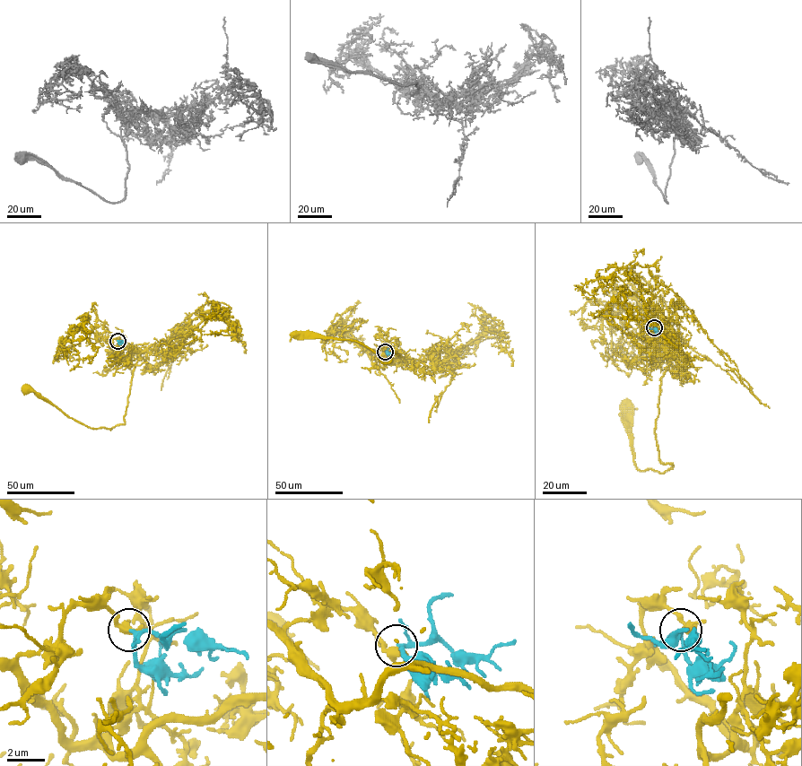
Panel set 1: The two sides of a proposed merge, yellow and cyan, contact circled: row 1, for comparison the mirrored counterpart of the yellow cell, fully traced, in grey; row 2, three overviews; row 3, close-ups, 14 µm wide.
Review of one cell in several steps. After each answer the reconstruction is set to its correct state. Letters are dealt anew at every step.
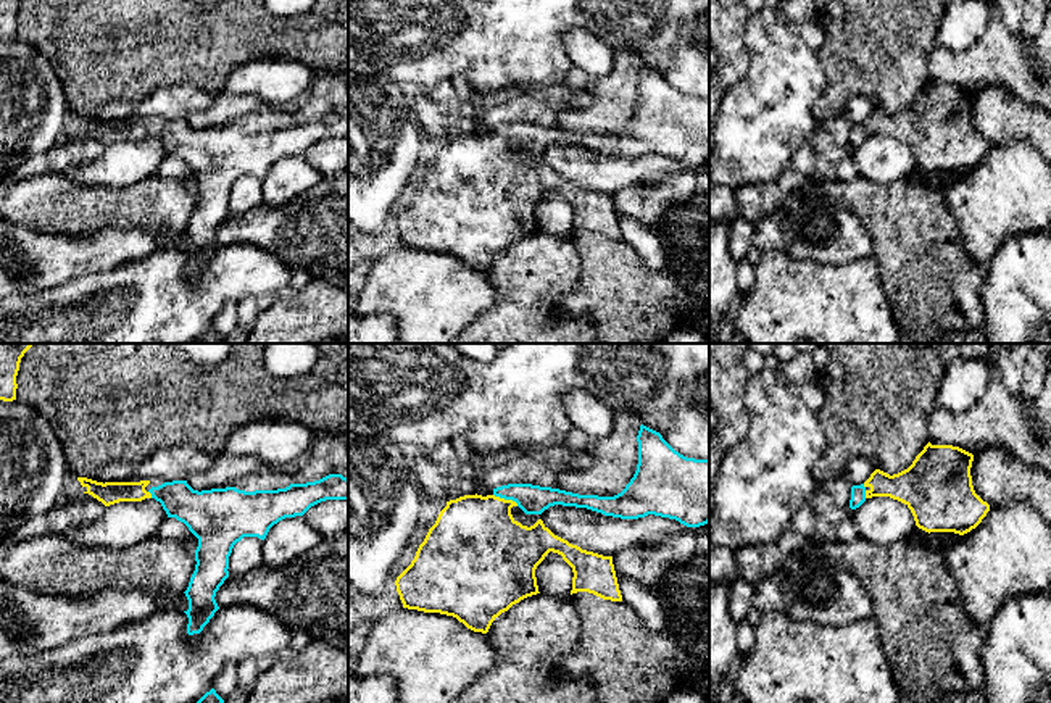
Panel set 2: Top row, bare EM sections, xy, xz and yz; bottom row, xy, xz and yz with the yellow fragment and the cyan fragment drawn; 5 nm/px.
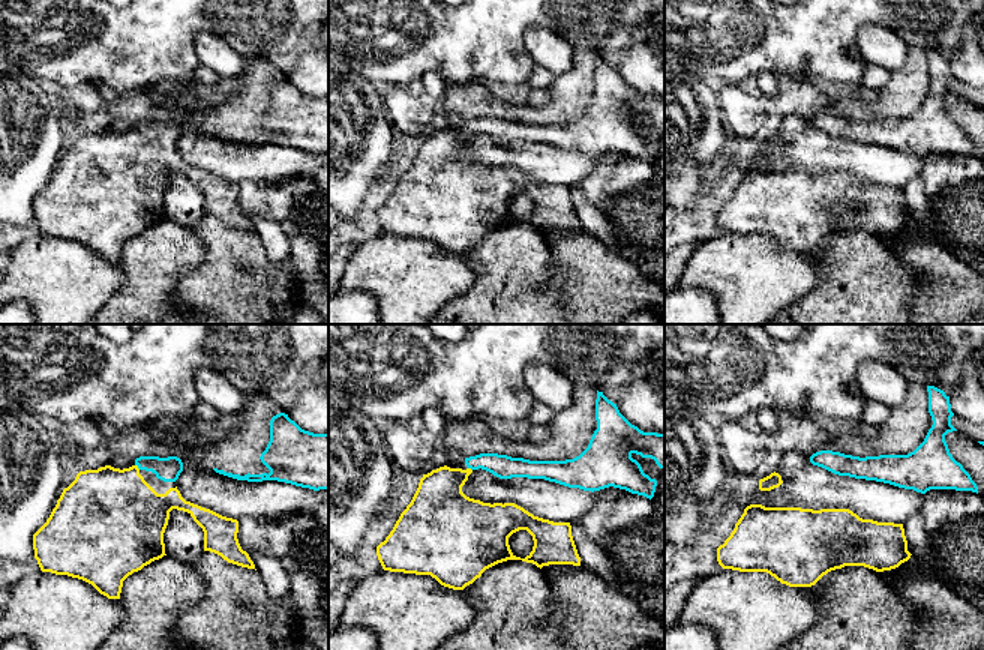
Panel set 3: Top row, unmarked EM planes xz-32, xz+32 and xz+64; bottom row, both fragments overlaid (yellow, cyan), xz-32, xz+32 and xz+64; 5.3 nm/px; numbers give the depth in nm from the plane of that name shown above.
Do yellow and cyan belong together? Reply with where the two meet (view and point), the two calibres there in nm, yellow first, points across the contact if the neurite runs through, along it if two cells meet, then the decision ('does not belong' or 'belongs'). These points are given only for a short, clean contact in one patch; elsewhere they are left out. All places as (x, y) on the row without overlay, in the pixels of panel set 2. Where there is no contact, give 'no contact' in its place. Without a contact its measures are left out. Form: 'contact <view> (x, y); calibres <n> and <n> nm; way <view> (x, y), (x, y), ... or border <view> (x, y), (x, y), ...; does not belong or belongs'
contact xz (506, 139); calibres 420 and 140 nm; way xz (474, 178), (506, 139), (531, 137); belongs

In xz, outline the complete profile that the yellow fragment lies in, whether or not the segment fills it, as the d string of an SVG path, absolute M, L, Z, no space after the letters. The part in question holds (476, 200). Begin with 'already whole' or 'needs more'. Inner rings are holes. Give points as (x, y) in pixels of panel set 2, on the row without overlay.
needs more; M640 64L638 103L625 127L614 135L579 134L532 123L508 123L492 134L464 134L447 140L435 163L419 184L411 203L395 224L403 247L456 256L467 268L487 272L492 261L513 243L537 234L537 205L553 190L572 206L572 232L588 231L603 239L622 240L613 195L582 189L555 174L542 158L527 166L517 161L511 147L542 153L555 144L587 147L604 155L638 158L648 153L675 158L687 166L709 161L709 98L687 97L675 90L659 71Z

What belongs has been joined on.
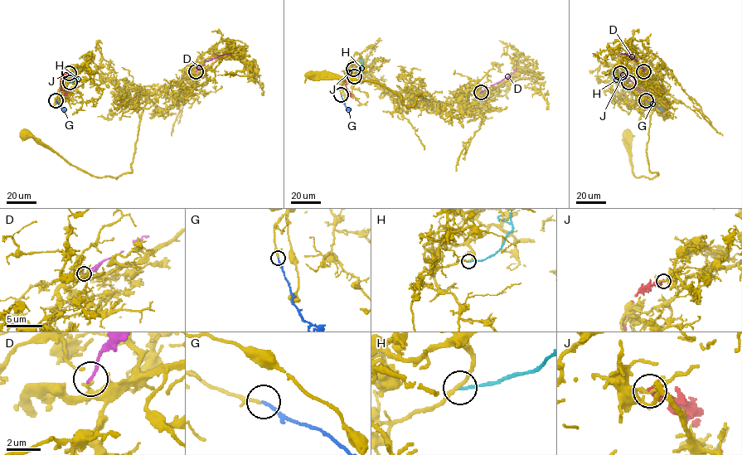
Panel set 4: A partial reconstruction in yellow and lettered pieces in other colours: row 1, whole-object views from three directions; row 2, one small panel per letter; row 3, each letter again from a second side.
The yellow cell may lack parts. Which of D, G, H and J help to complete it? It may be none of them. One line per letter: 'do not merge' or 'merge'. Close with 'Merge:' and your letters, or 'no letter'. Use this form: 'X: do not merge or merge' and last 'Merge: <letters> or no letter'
D: do not merge
G: merge
H: do not merge
J: do not merge
Merge: G

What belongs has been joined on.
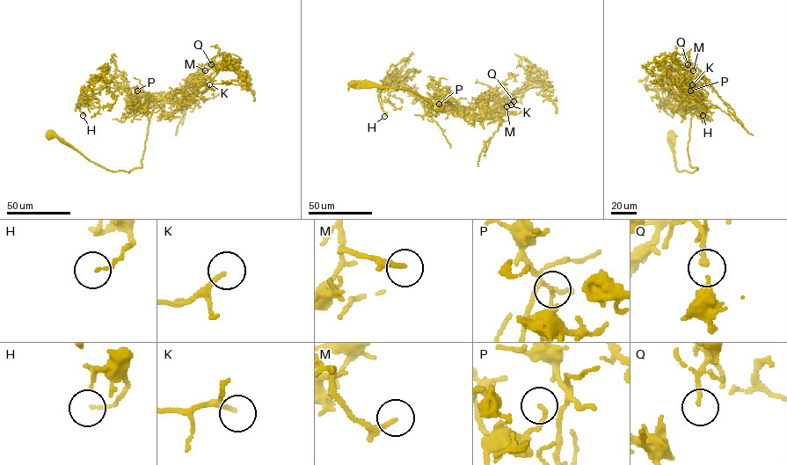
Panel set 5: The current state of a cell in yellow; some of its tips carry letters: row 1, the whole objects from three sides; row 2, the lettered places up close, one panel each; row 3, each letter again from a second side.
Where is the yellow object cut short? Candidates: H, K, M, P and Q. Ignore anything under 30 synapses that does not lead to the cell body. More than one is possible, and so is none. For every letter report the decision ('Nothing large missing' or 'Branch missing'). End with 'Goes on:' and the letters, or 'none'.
H: Nothing large missing
K: Branch missing
M: Branch missing
P: Nothing large missing
Q: Branch missing
Goes on: K, M, Q

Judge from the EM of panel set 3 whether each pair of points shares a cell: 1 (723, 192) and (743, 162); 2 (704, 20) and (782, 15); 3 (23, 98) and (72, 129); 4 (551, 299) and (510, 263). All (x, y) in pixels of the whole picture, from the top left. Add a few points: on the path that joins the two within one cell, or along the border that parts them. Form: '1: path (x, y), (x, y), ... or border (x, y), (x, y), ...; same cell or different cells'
1: path (723, 185), (735, 170); same cell
2: path (723, 20), (762, 20); same cell
3: border (60, 119), (60, 149), (56, 156); different cells
4: path (540, 293), (521, 273); same cell

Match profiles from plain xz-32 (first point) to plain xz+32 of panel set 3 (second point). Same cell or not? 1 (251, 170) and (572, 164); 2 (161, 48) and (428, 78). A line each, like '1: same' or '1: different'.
1: same
2: different

